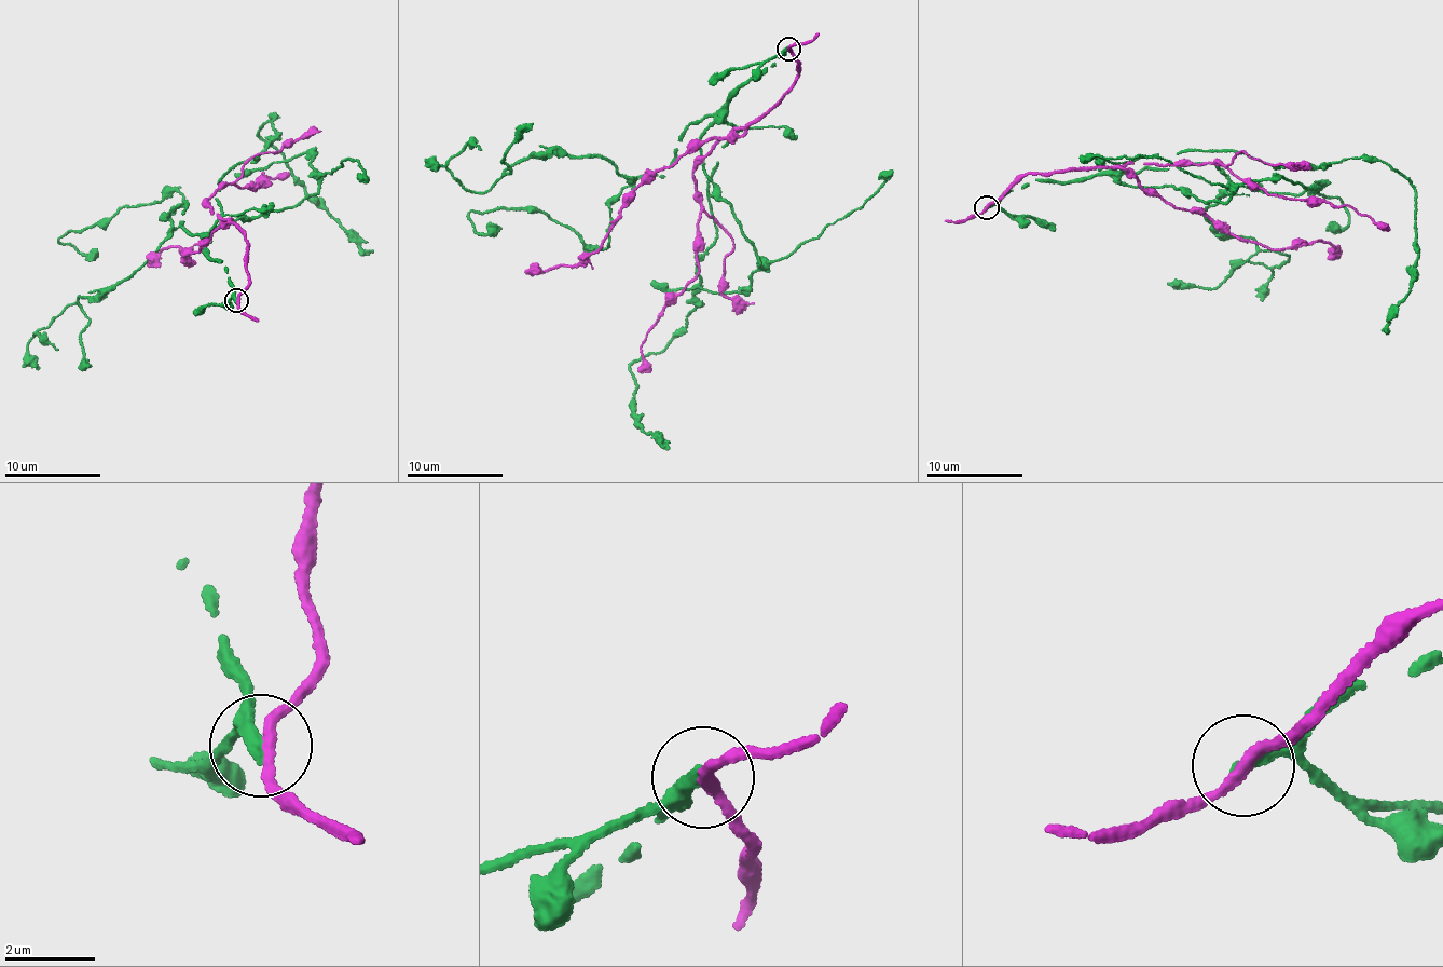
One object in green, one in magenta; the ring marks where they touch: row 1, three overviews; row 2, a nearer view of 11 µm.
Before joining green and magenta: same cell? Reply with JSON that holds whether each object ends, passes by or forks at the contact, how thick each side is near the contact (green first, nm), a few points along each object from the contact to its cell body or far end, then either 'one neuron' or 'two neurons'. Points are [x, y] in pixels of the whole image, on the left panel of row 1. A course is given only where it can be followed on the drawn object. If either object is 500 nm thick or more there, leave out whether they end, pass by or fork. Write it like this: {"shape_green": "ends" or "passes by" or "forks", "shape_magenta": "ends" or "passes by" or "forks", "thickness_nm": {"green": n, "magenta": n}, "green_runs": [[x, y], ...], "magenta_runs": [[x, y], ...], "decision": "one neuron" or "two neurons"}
{"shape_green": "ends", "shape_magenta": "passes by", "thickness_nm": {"green": 320, "magenta": 240}, "green_runs": [[236, 299], [205, 239], [319, 188], [307, 151], [270, 162], [273, 113], [257, 136], [373, 252]], "magenta_runs": [[236, 299], [249, 275], [249, 248], [207, 199], [233, 182], [243, 188], [272, 182], [263, 175], [290, 175]], "decision": "two neurons"}

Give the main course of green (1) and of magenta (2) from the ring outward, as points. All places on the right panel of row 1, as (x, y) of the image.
1: (987, 206), (1098, 174), (1227, 200), (1300, 181), (1294, 167), (1378, 160), (1411, 180), (1419, 255), (1388, 332)
2: (987, 206), (1032, 175), (1194, 163), (1228, 167), (1240, 179), (1279, 195), (1359, 210), (1385, 229)

